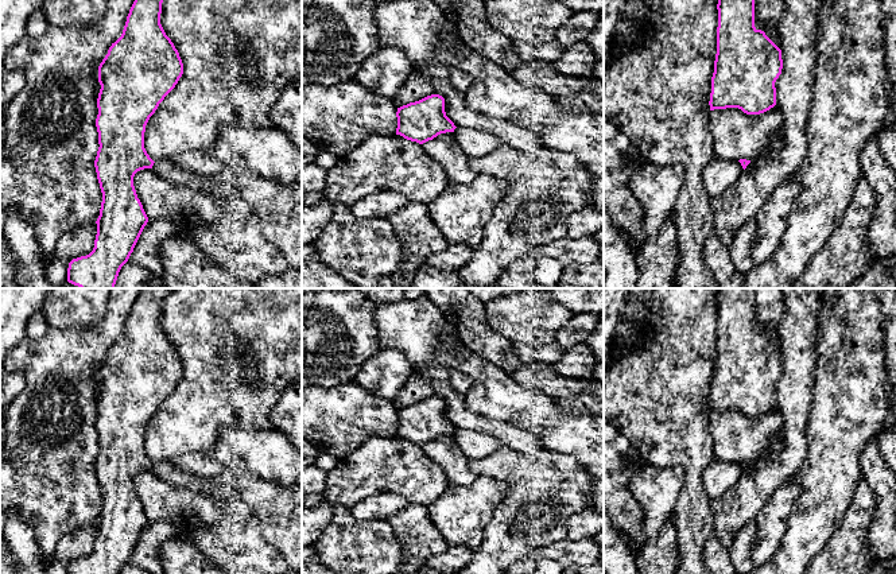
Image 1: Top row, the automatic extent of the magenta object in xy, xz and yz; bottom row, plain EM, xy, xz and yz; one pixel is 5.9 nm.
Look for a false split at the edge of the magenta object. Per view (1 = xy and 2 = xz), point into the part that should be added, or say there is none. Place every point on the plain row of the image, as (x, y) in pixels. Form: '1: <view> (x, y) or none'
1: none
2: none

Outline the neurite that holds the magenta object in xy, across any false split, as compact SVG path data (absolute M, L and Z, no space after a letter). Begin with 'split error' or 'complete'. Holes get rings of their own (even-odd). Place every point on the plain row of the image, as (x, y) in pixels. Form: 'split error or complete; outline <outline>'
complete; outline M139 288L121 338L112 345L98 368L101 391L96 428L100 449L94 469L102 504L96 523L94 550L89 556L73 561L67 574L120 574L148 524L133 478L140 472L152 470L155 465L144 450L146 427L183 376L179 354L160 326L162 305L172 290Z

